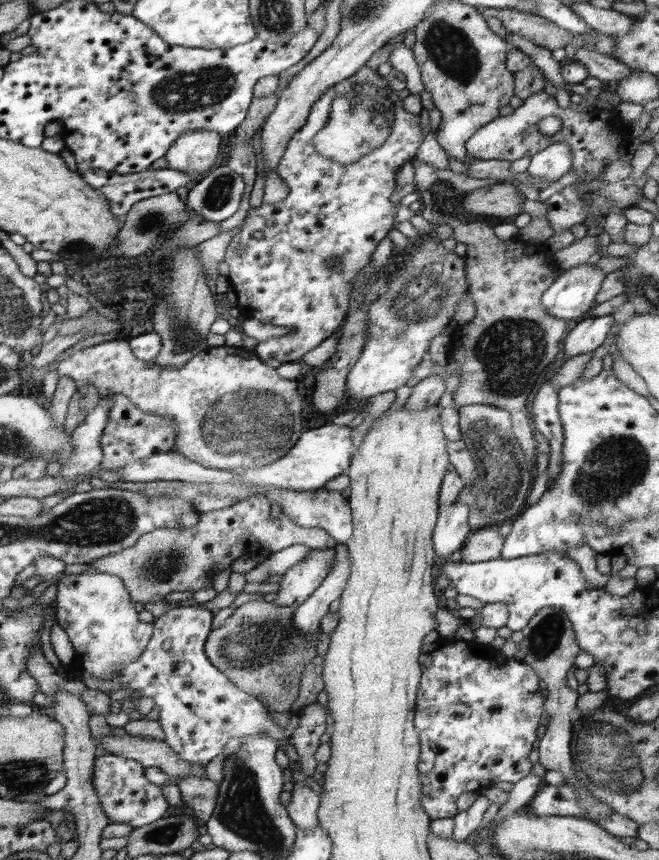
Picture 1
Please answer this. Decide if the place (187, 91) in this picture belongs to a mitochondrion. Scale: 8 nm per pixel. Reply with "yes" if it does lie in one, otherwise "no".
yes

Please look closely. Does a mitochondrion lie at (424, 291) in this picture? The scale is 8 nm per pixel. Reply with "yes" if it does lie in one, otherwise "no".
yes

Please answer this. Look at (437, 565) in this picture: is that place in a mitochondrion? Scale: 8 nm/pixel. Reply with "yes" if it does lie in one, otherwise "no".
no

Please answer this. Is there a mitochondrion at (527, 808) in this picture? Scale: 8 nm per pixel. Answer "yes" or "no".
no

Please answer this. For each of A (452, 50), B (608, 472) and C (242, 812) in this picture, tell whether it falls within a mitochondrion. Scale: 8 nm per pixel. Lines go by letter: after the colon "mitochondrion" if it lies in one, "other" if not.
A: mitochondrion
B: mitochondrion
C: mitochondrion

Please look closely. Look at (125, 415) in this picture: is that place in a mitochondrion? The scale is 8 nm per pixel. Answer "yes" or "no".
no

